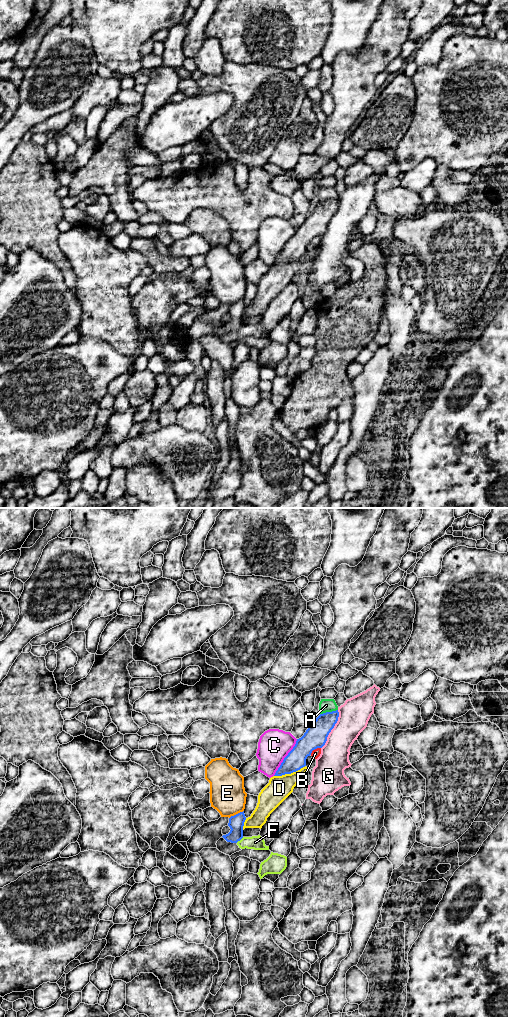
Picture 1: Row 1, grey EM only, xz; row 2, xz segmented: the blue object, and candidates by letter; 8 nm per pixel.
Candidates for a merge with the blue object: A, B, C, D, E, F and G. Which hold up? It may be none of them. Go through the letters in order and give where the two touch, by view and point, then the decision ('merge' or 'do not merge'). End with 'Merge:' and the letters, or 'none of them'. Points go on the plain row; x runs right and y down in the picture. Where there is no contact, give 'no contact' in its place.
A: meets blue in xz at (328, 200); do not merge
B: meets blue in xz at (314, 237); do not merge
C: meets blue in xz at (285, 245); do not merge
D: meets blue in xz at (289, 261); do not merge
E: meets blue in xz at (236, 302); do not merge
F: meets blue in xz at (239, 328); do not merge
G: meets blue in xz at (332, 216); do not merge
Merge: none of them

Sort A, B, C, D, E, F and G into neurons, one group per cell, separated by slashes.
A / B / C / D / E / F / G

